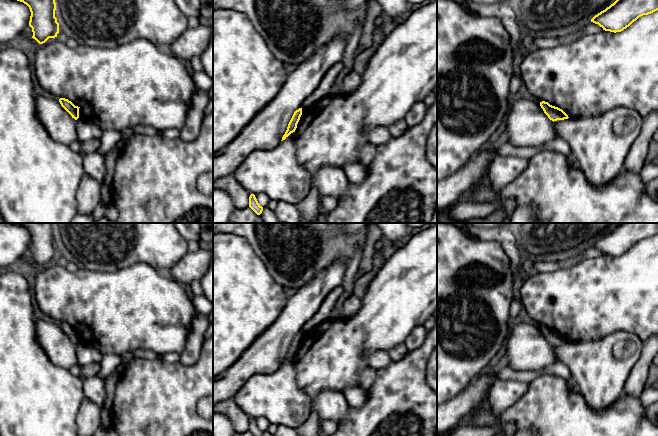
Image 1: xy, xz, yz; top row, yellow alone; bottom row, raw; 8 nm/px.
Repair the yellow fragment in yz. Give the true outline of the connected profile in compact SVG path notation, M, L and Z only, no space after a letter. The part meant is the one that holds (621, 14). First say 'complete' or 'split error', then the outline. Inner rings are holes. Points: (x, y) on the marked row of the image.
complete; M616 0L613 4L595 15L591 22L605 31L621 32L643 15L658 10L658 0Z

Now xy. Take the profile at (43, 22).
complete; M17 0L26 4L31 12L29 26L33 36L39 44L45 43L49 38L57 37L59 23L55 17L55 0Z

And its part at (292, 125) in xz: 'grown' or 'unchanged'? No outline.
unchanged

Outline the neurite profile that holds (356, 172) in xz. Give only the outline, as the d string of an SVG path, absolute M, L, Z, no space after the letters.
M360 162L357 163L347 163L343 167L344 173L348 178L349 183L359 184L365 177L367 168Z

